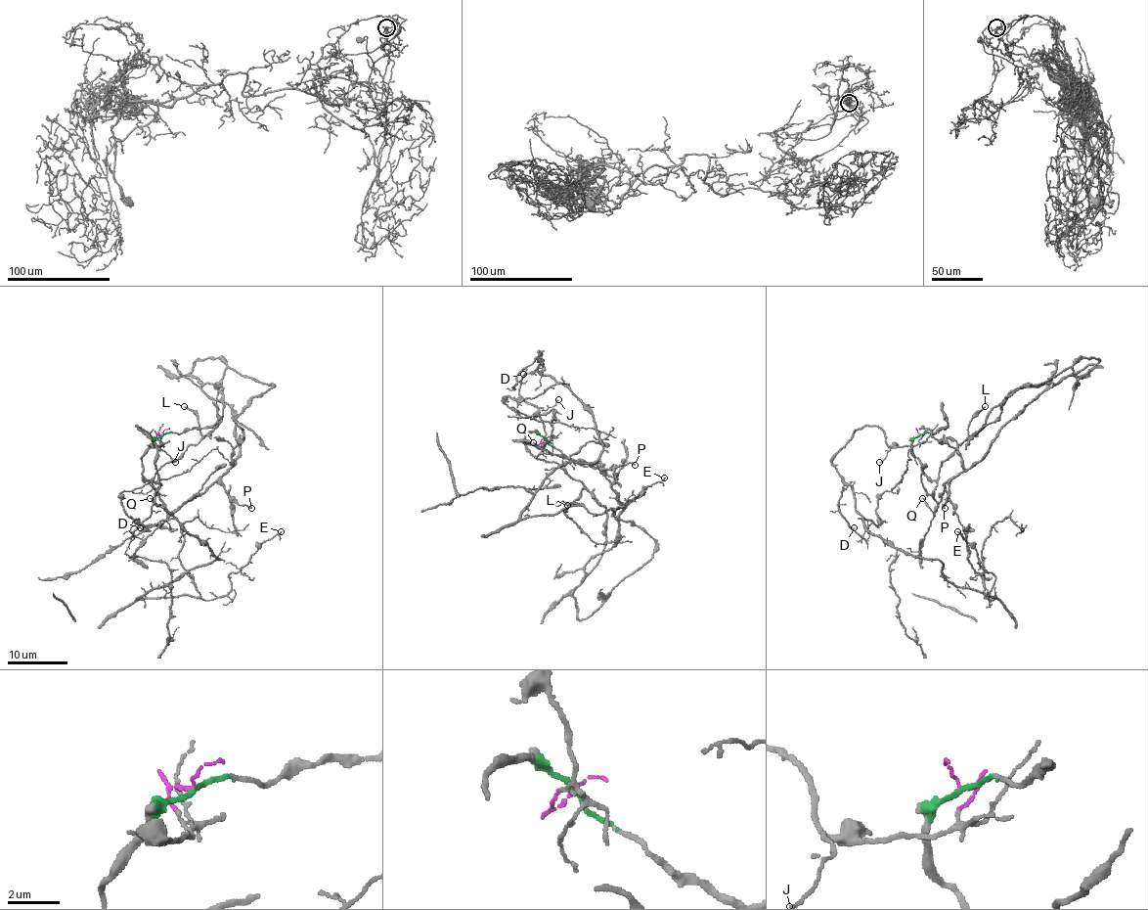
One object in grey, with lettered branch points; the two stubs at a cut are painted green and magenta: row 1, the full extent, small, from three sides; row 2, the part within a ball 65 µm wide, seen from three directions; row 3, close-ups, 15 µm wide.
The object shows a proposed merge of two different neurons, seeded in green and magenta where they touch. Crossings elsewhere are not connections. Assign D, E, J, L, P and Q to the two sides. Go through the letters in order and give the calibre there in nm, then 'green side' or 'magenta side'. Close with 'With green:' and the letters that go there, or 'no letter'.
D: 90 nm thick; magenta side
E: 110 nm thick; magenta side
J: 110 nm thick; magenta side
L: 150 nm thick; green side
P: 200 nm thick; green side
Q: 120 nm thick; green side
With green: L, P, Q

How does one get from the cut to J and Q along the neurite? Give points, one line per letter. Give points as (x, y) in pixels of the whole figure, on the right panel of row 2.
J: (918, 434), (923, 434), (915, 445), (890, 446), (887, 456), (879, 462)
Q: (918, 434), (912, 453), (935, 479), (1017, 388), (1052, 384), (944, 485), (933, 513), (921, 498)

